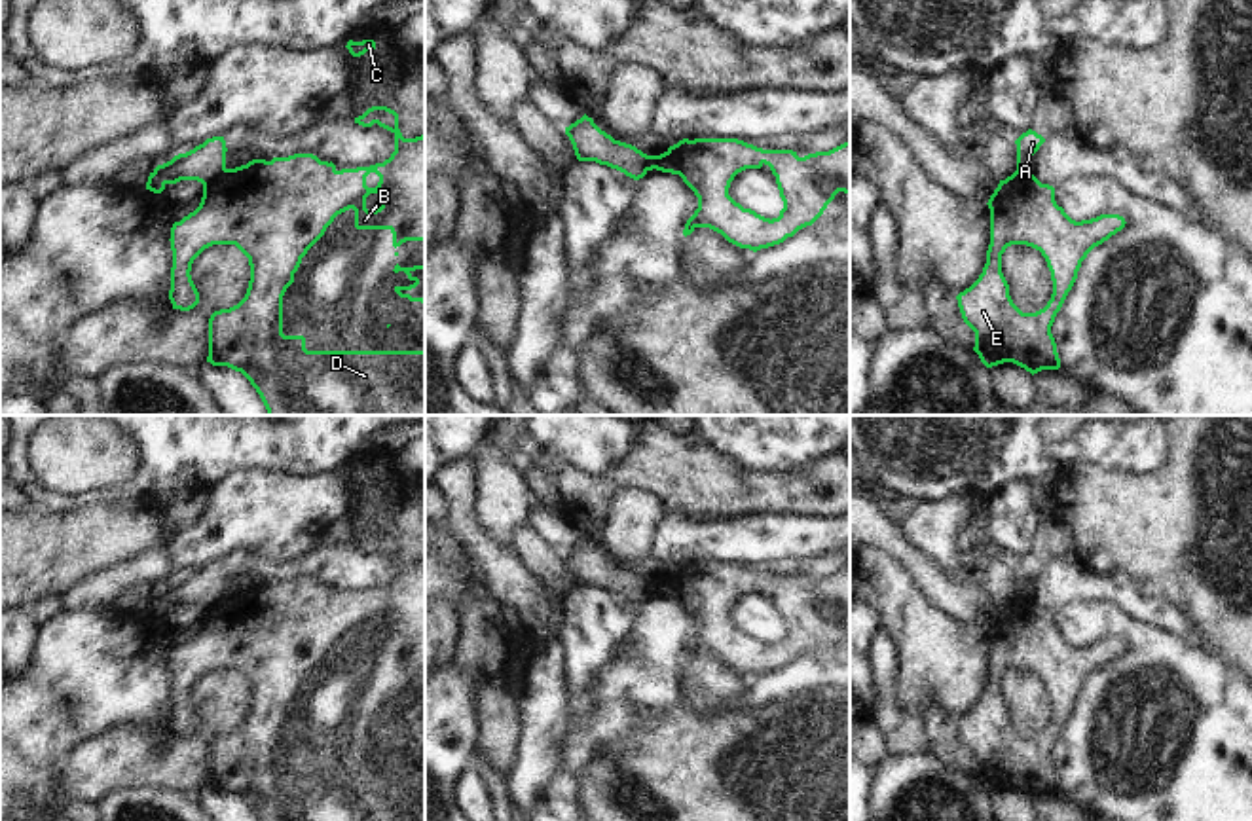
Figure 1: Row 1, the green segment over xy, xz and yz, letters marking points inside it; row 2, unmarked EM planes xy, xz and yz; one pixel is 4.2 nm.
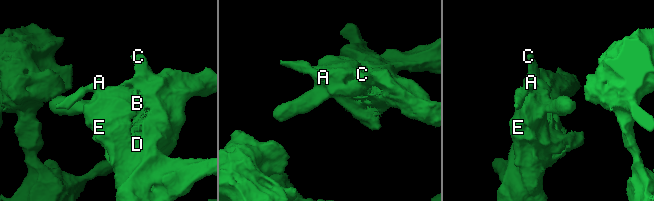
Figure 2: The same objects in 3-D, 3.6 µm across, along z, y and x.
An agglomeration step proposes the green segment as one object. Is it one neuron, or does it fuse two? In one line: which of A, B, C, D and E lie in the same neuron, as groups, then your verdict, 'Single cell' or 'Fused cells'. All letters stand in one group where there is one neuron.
Groups: A / B C D E. Fused cells.

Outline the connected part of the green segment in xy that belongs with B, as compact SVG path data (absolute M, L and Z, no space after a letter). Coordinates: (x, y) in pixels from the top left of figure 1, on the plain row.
M387 531L368 533L355 548L377 548L391 556L391 582L341 595L313 578L252 584L224 593L203 609L199 631L171 652L173 734L190 736L199 728L190 696L205 673L235 669L249 683L250 705L245 722L209 743L207 787L241 796L260 821L425 821L425 775L307 775L304 760L283 758L283 721L294 707L302 683L338 639L353 633L357 654L389 654L395 673L406 666L425 666L425 559L404 563L398 538Z

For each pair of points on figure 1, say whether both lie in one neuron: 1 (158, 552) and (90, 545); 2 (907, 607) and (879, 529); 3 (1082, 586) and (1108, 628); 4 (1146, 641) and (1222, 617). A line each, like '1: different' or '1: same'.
1: different
2: different
3: different
4: different

